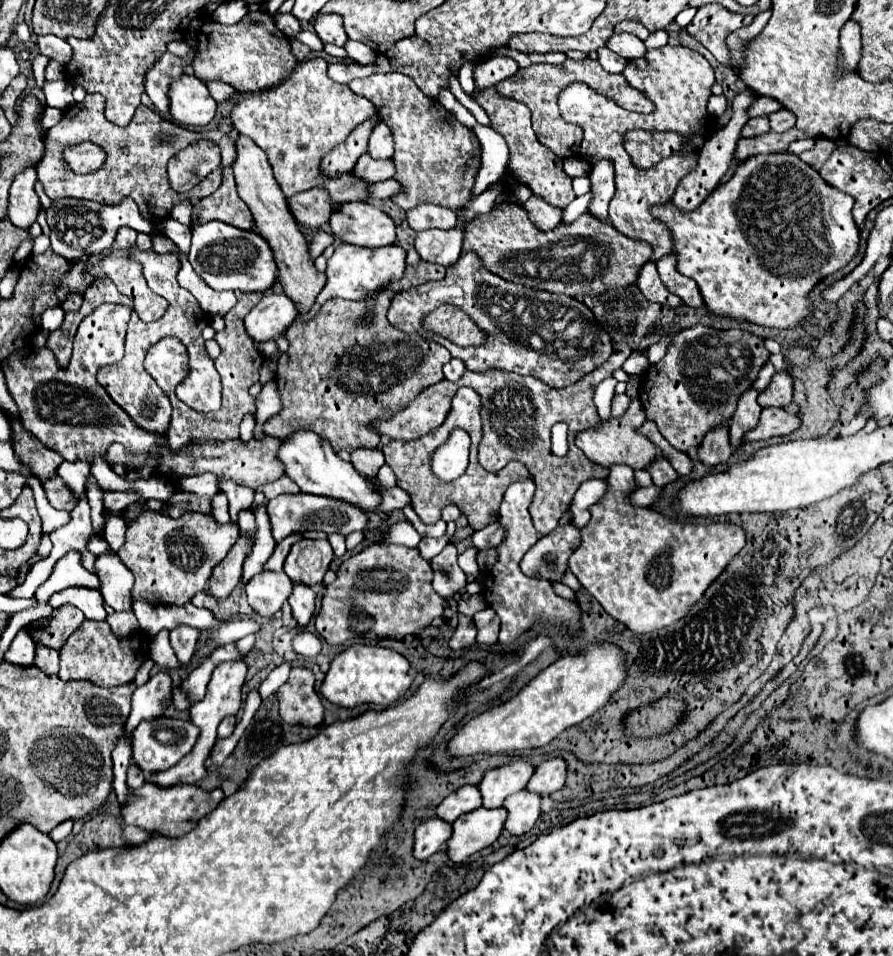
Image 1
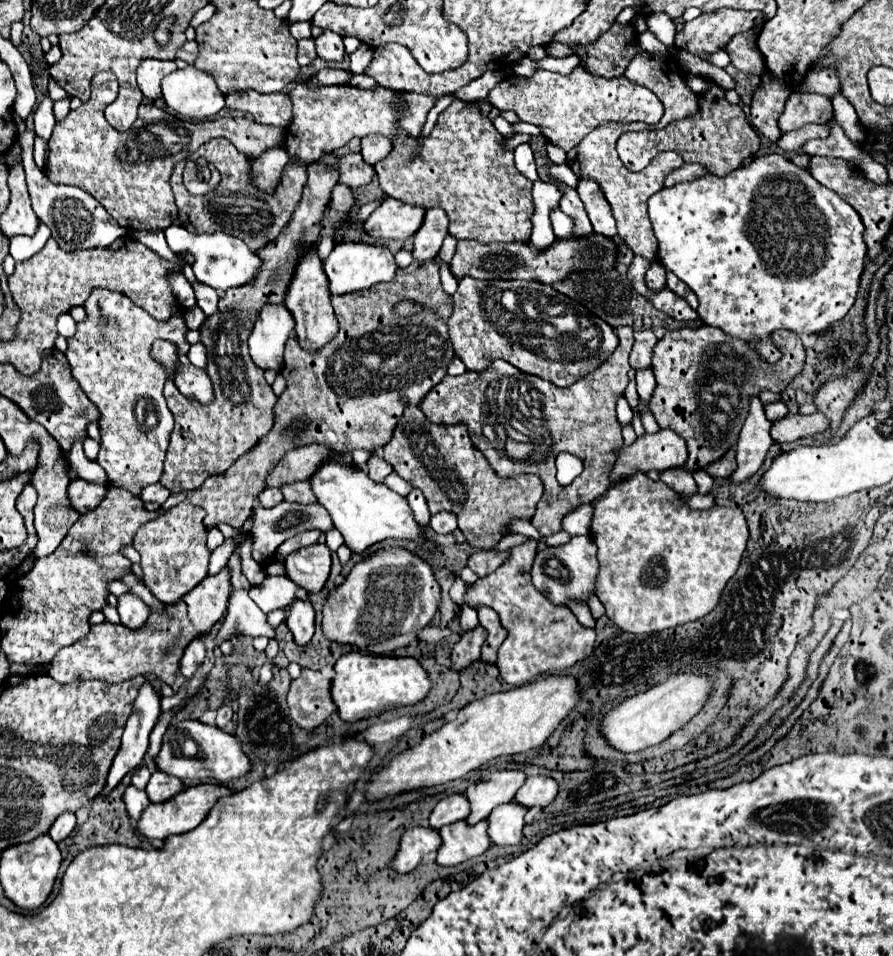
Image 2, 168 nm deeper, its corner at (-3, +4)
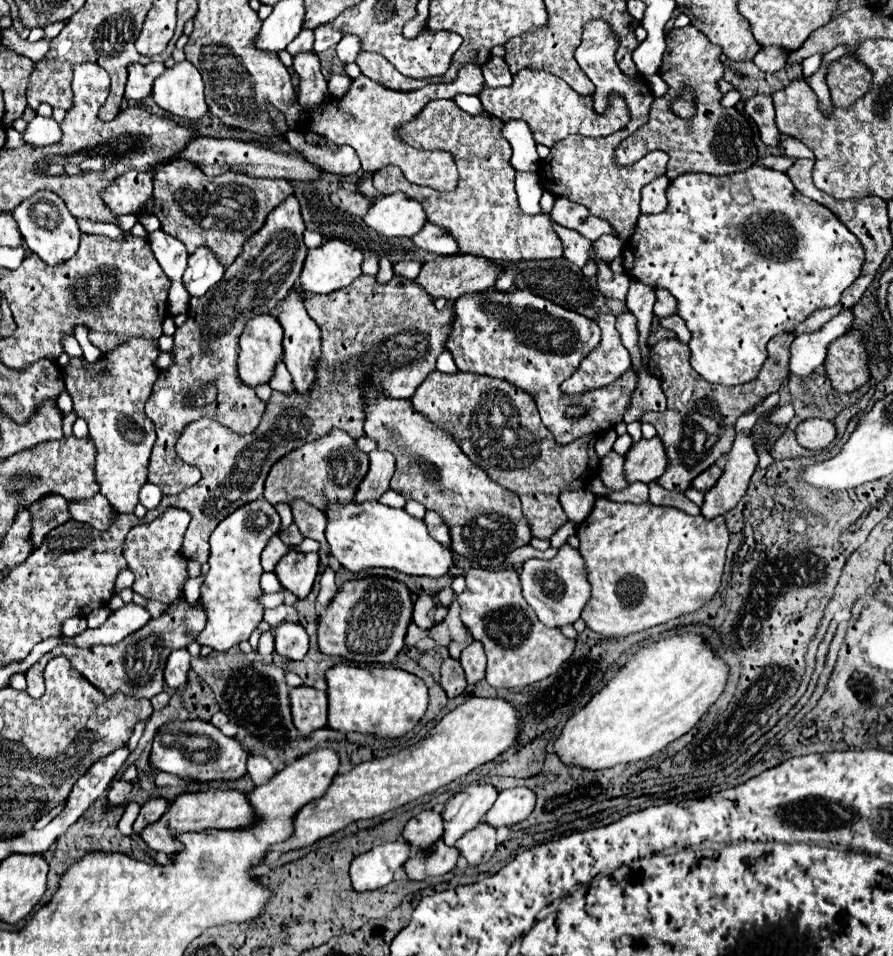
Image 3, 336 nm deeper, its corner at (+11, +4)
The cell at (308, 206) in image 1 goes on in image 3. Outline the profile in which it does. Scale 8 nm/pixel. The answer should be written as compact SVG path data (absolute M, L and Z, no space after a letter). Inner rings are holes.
M339 188L335 194L331 194L331 200L337 208L341 208L349 214L355 214L355 216L365 216L367 210L373 204L373 200L367 198L365 194L351 192L351 190L345 190L345 188Z

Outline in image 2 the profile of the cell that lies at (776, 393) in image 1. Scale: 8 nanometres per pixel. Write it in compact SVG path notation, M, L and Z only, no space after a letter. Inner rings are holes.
M775 400L775 402L769 402L765 404L765 416L773 422L777 418L783 418L787 414L787 404L783 400Z

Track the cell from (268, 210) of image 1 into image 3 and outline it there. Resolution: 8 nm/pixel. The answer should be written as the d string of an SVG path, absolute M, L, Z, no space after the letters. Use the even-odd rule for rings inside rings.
M291 292L283 302L281 302L281 314L279 314L279 322L285 330L285 338L283 338L283 362L287 364L293 382L295 382L295 390L299 394L309 392L309 388L315 384L317 374L315 374L315 364L321 356L321 330L315 324L315 320L305 312L303 306L303 296L301 292Z

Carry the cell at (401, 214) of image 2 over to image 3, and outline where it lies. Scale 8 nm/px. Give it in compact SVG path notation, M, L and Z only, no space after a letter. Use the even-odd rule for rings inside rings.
M395 192L383 198L375 198L363 222L383 236L411 238L421 232L421 226L425 226L427 216L417 200L405 196L403 192Z

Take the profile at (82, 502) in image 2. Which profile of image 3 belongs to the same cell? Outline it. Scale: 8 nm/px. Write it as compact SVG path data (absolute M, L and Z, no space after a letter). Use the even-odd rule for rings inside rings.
M97 494L93 500L69 502L69 510L71 510L73 520L85 522L97 530L105 530L105 528L109 528L109 524L113 524L111 516L115 514L115 510L101 494Z

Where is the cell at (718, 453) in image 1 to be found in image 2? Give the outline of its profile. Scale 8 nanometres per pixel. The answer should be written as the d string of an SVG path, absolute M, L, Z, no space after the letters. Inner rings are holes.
M729 448L719 460L715 460L715 462L711 462L711 464L707 466L707 472L709 472L711 476L715 476L715 478L727 478L727 476L731 476L731 474L735 472L735 468L737 468L735 450Z

